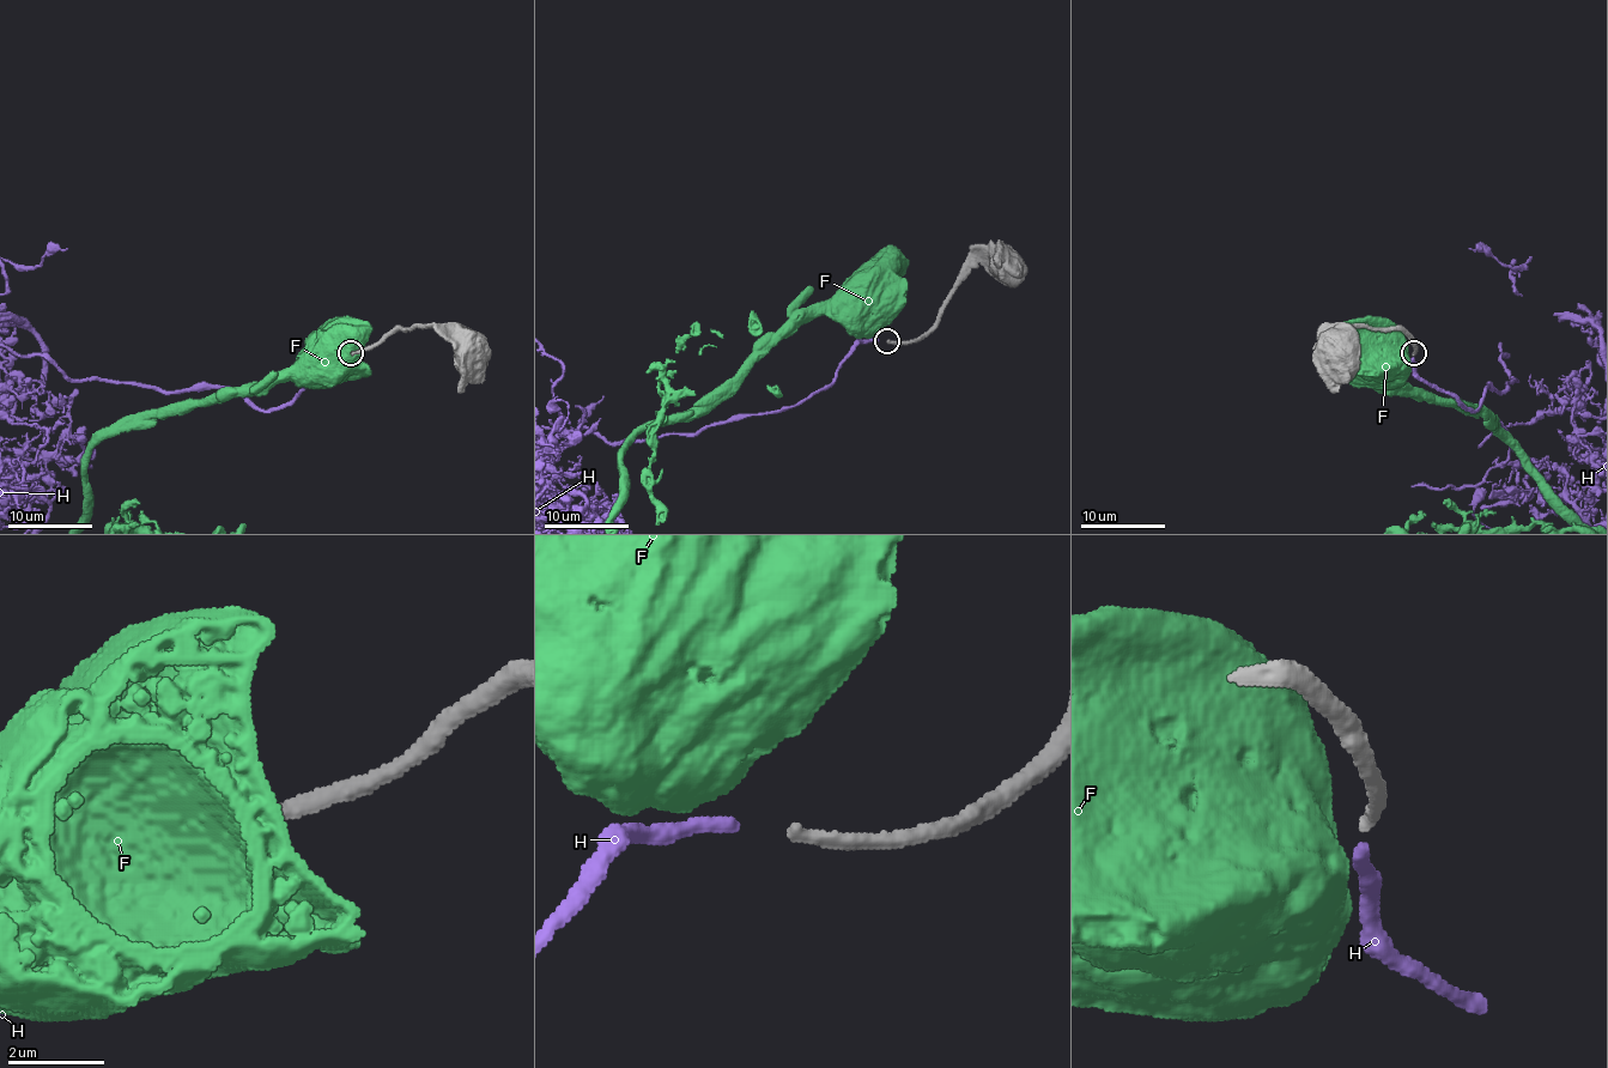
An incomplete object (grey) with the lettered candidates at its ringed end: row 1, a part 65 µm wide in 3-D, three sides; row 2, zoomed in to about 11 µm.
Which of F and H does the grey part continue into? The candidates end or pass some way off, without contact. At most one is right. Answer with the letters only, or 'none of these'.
H

